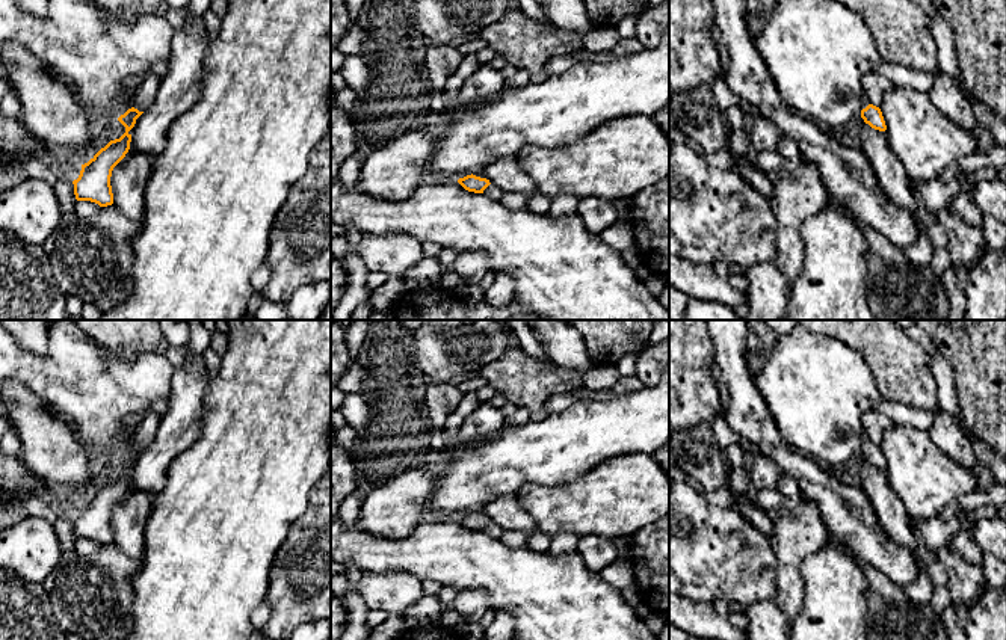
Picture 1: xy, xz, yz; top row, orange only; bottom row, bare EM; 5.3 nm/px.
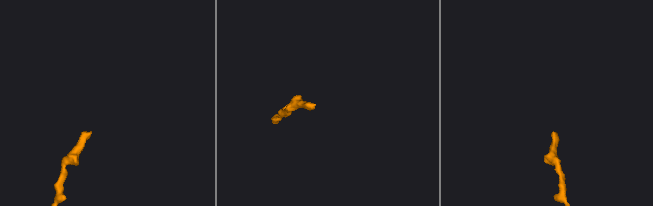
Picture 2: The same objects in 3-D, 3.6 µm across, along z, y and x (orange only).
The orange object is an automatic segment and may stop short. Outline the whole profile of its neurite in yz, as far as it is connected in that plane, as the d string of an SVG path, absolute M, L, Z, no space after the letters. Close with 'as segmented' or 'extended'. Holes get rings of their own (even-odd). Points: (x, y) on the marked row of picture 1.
M864 91L861 97L861 109L863 109L861 118L864 119L866 124L869 124L872 128L879 130L879 131L887 130L881 109L870 103Z; extended

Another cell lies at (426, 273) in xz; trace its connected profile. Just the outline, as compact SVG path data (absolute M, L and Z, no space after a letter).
M423 255L403 276L406 291L437 290L443 276L438 258Z

